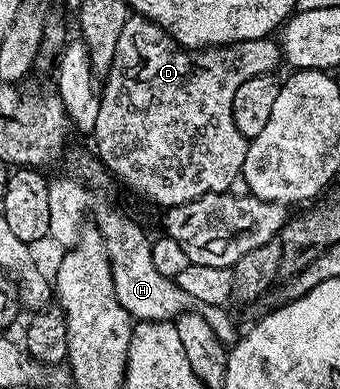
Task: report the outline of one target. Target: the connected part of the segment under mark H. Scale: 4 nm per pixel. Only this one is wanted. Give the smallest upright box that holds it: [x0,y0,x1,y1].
[48,145,192,322]

